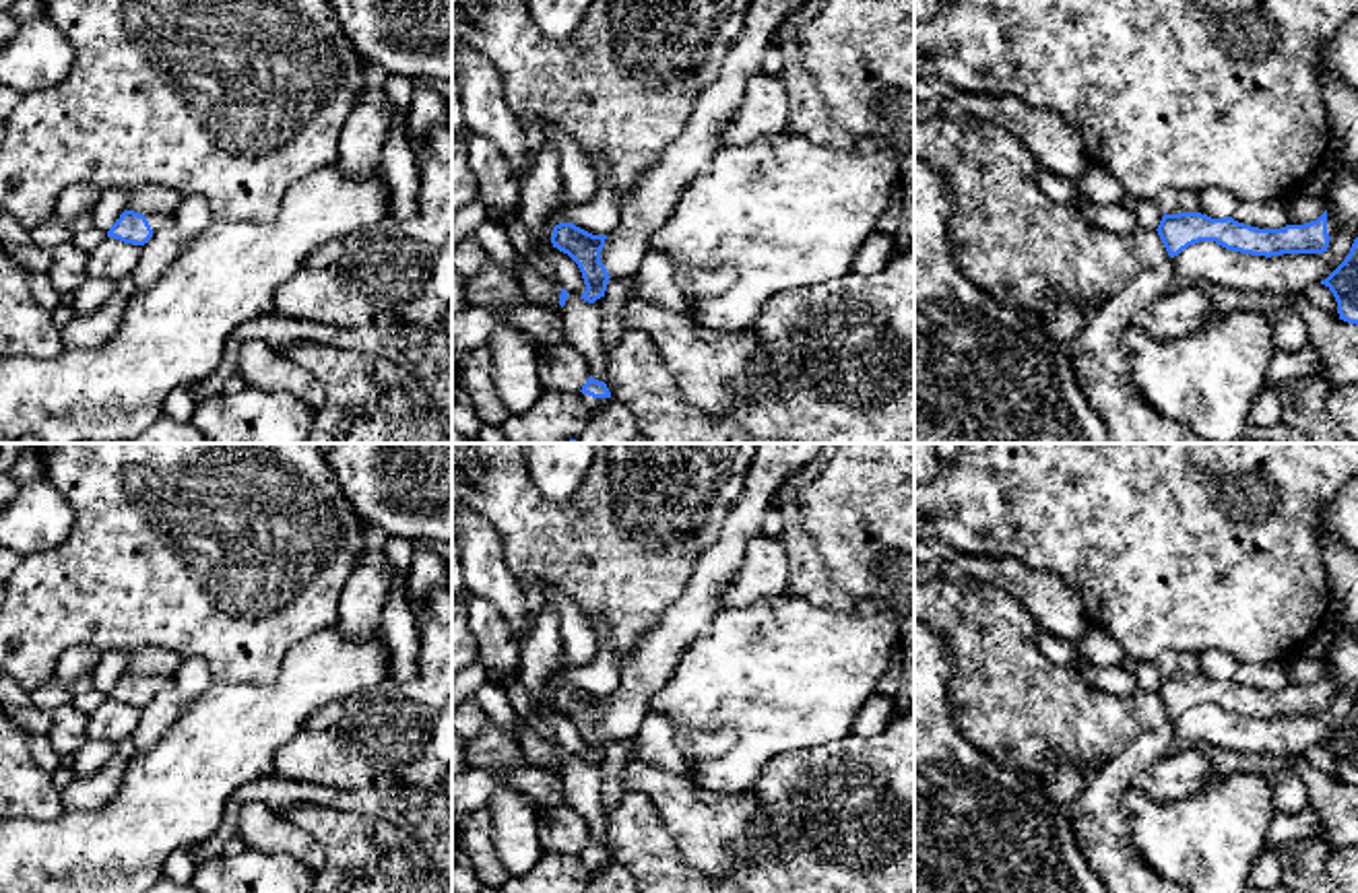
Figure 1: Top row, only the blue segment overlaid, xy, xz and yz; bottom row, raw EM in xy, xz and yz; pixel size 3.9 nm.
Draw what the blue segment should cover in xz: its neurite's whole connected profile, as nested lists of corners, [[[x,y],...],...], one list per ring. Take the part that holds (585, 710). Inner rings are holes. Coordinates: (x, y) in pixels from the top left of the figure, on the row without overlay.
[[[757,443],[745,487],[716,542],[696,561],[683,592],[638,639],[621,666],[619,687],[609,697],[592,697],[574,685],[553,689],[553,709],[568,716],[582,734],[586,753],[580,761],[594,765],[605,759],[611,740],[640,732],[652,695],[671,681],[683,650],[712,629],[718,598],[741,569],[745,544],[762,534],[778,487],[819,450],[821,443]]]

